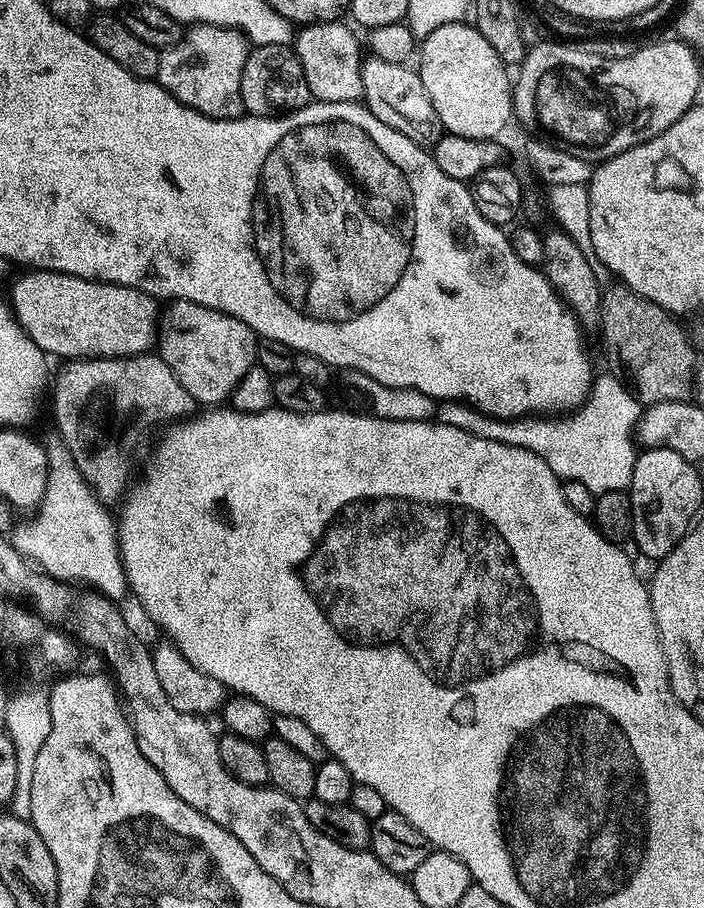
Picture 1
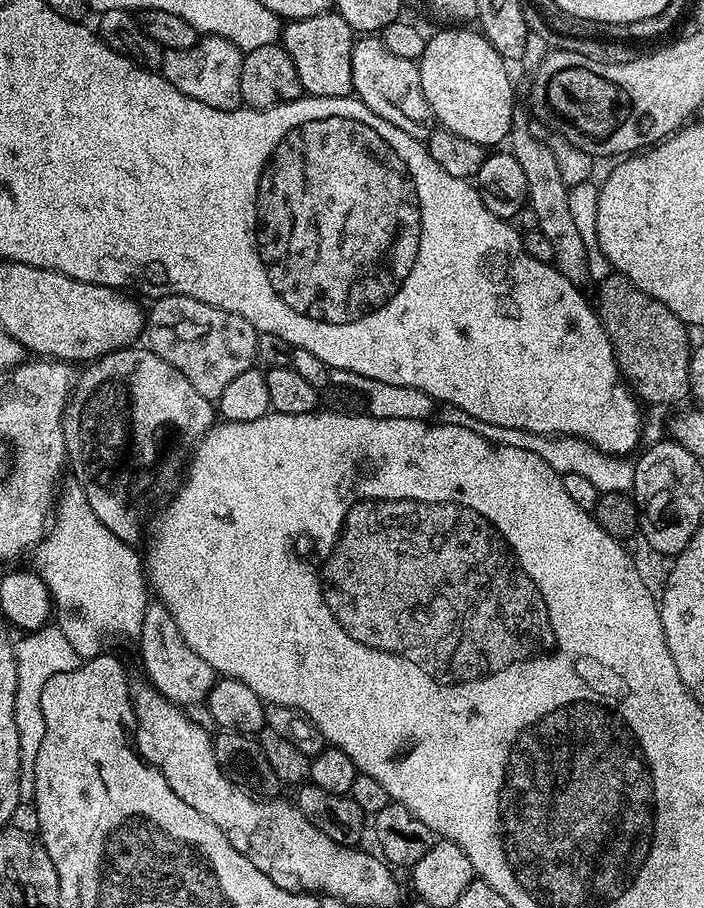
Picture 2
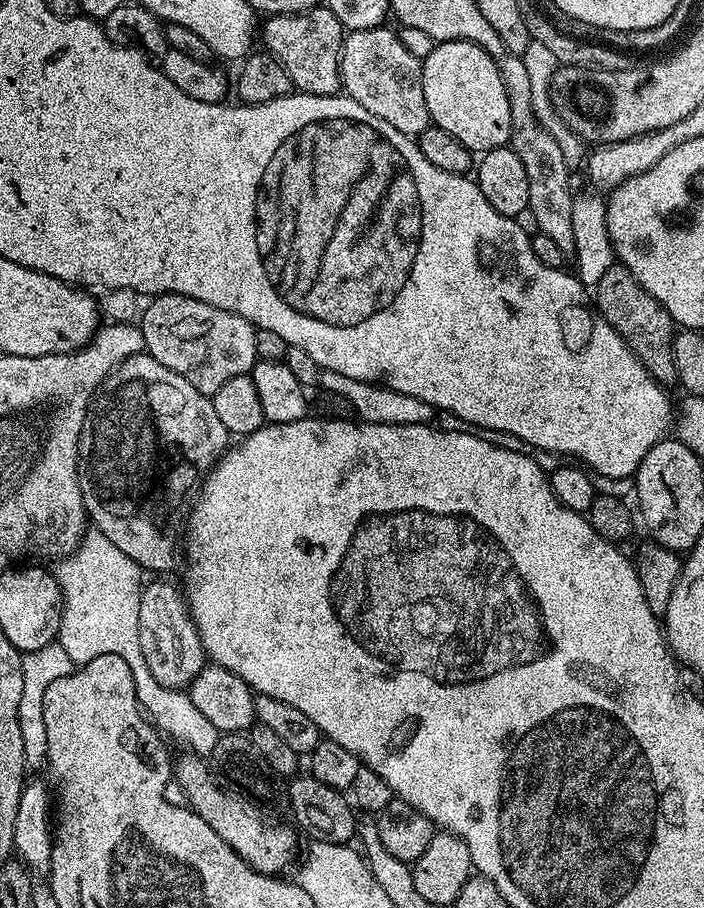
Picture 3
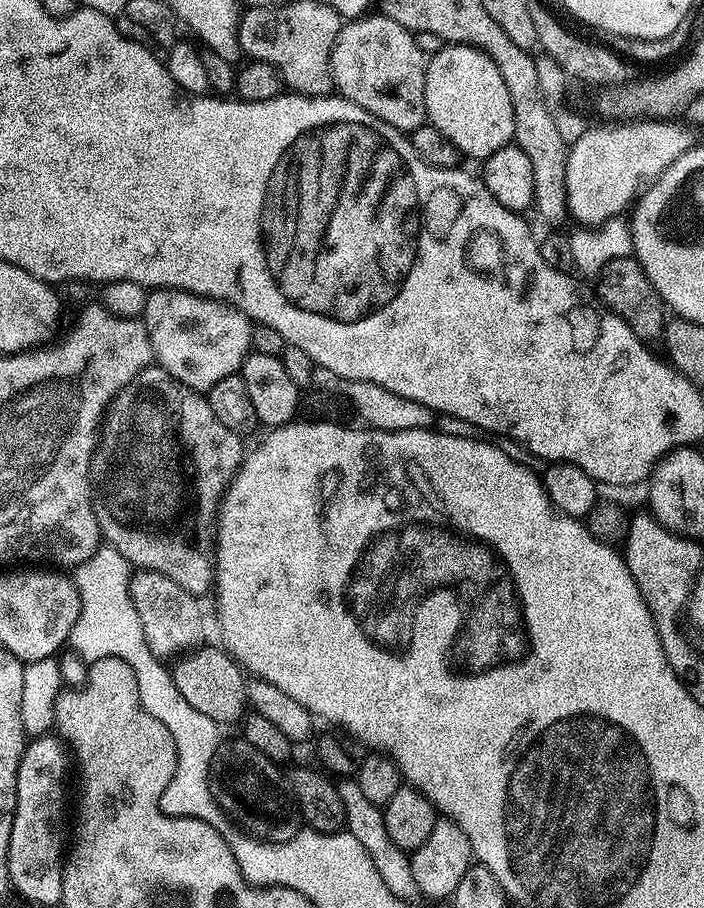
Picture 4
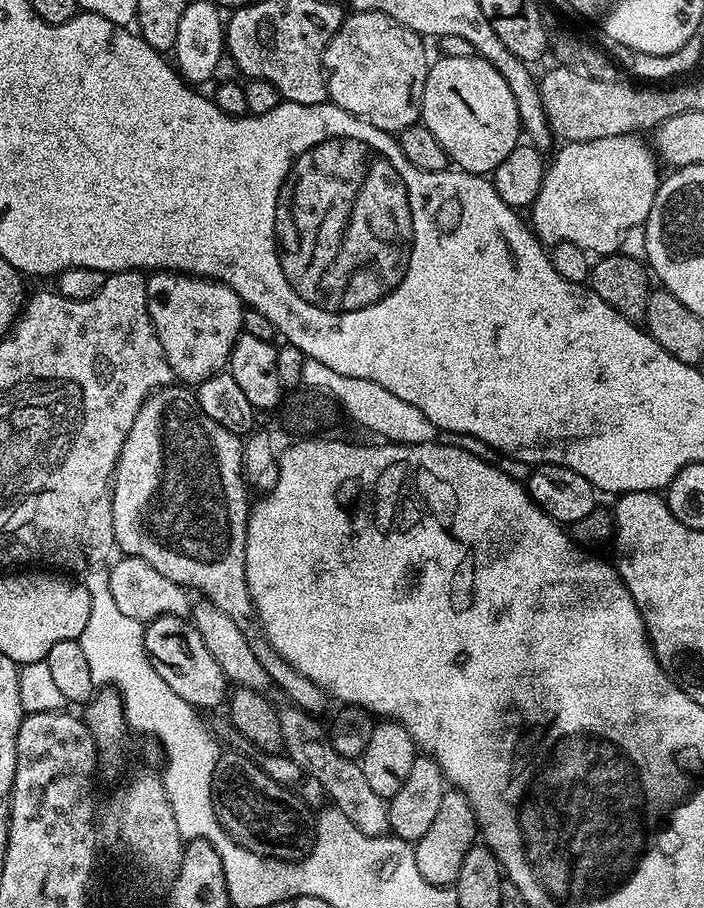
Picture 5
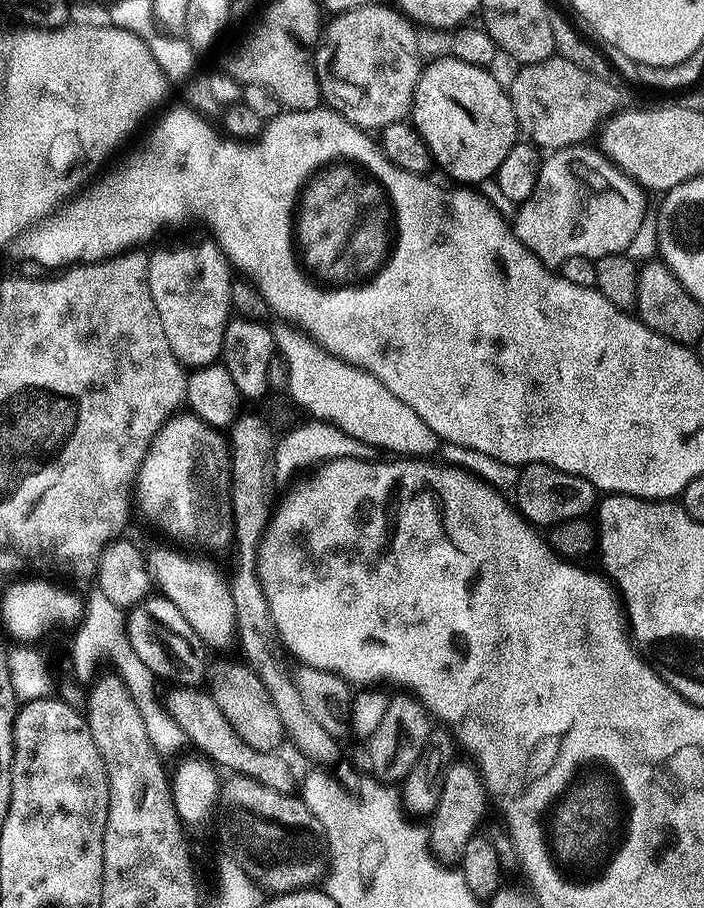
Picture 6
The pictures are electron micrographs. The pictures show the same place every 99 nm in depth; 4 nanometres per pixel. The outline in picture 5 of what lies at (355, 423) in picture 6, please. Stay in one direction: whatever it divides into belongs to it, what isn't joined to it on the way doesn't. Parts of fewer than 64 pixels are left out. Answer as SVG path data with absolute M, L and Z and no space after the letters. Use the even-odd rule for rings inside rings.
M305 359L304 384L312 390L323 390L333 397L341 409L356 424L361 424L376 438L383 438L393 444L431 444L436 439L438 429L418 410L418 406L410 406L410 402L402 402L398 394L390 394L386 386L378 386L378 382L370 382L366 378L350 378L346 374L338 374L338 370L330 370L330 366L322 366L322 362Z

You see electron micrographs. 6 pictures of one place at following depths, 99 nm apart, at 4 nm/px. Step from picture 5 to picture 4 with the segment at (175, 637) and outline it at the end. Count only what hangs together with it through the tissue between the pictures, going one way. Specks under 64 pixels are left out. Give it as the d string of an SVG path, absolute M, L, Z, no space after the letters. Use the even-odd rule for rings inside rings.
M197 647L175 661L176 668L171 669L172 680L178 686L178 690L182 690L182 698L186 698L186 702L190 702L194 710L206 714L206 718L221 726L232 724L236 719L237 723L248 708L245 673L241 665L223 647L220 647L221 649L204 647Z

